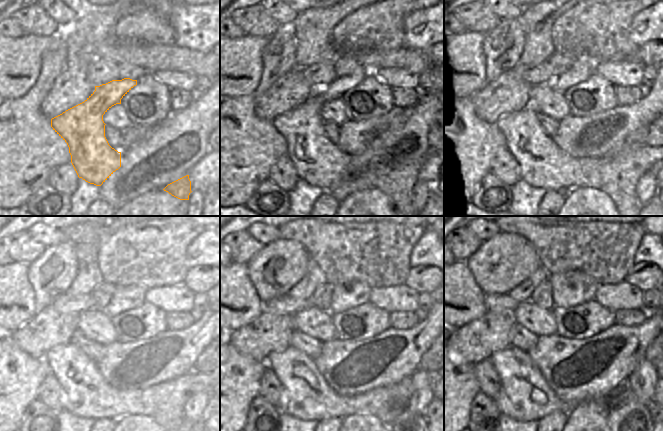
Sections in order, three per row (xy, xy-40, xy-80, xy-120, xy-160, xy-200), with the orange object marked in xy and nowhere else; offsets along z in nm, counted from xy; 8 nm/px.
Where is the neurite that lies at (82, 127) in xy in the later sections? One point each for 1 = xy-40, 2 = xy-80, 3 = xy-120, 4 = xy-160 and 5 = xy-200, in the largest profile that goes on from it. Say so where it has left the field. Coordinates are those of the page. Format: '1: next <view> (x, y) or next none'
1: next xy-40 (318, 161)
2: next xy-80 (542, 164)
3: next xy-120 (86, 394)
4: next xy-160 (306, 395)
5: next xy-200 (525, 395)

